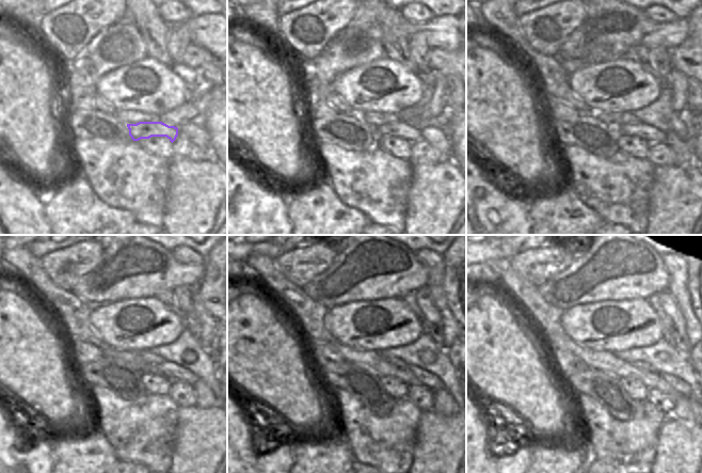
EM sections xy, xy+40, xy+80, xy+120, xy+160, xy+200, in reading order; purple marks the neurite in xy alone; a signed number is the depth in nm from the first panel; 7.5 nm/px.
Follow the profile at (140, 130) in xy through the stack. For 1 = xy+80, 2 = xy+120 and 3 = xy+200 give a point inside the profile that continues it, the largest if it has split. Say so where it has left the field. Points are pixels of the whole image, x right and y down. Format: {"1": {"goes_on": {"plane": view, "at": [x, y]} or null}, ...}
{"1": {"goes_on": {"plane": "xy+80", "at": [650, 133]}}, "2": {"goes_on": {"plane": "xy+120", "at": [174, 373]}}, "3": {"goes_on": {"plane": "xy+200", "at": [683, 389]}}}

